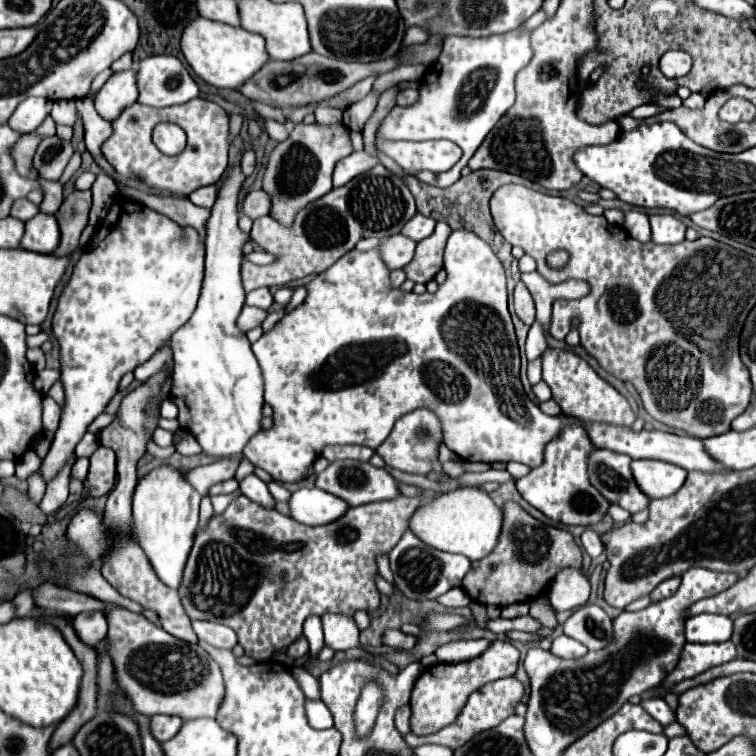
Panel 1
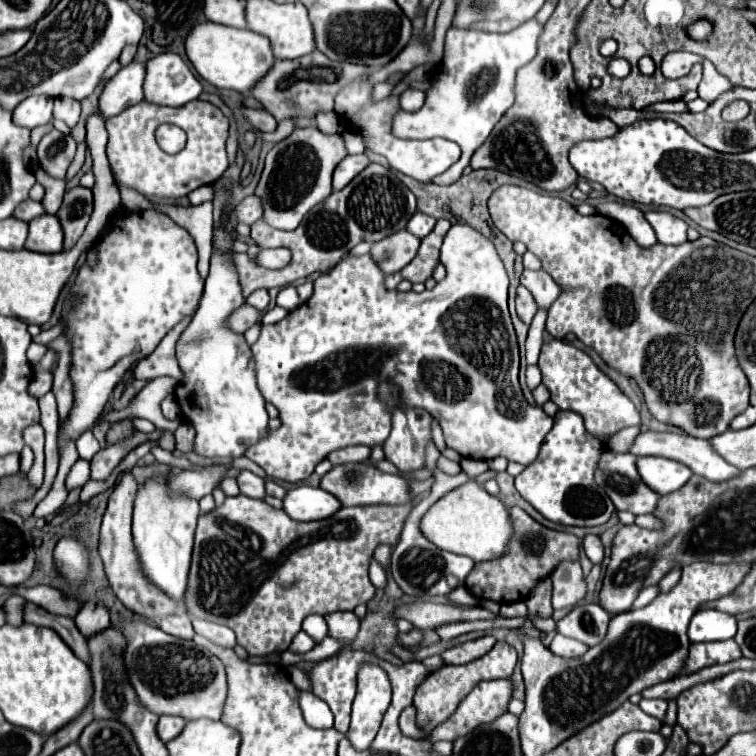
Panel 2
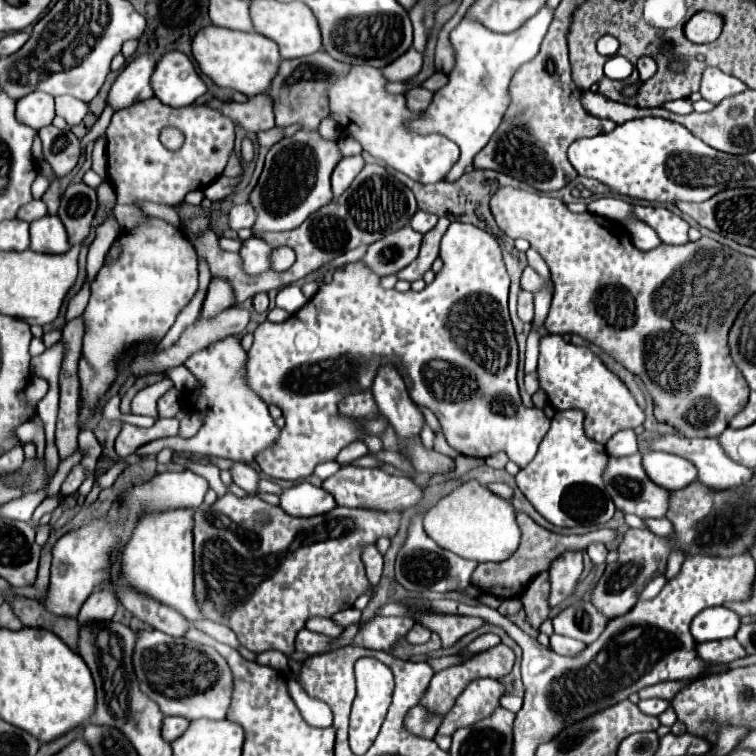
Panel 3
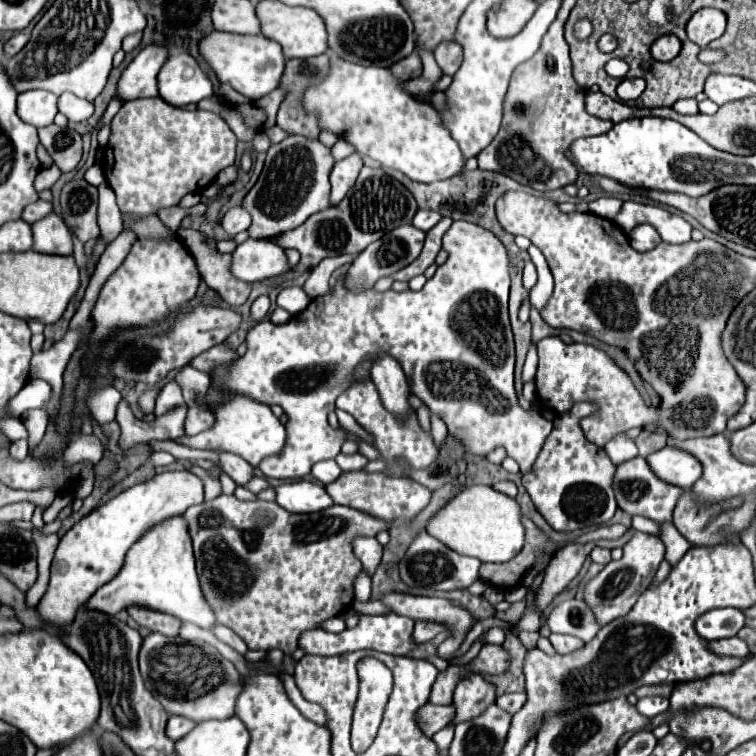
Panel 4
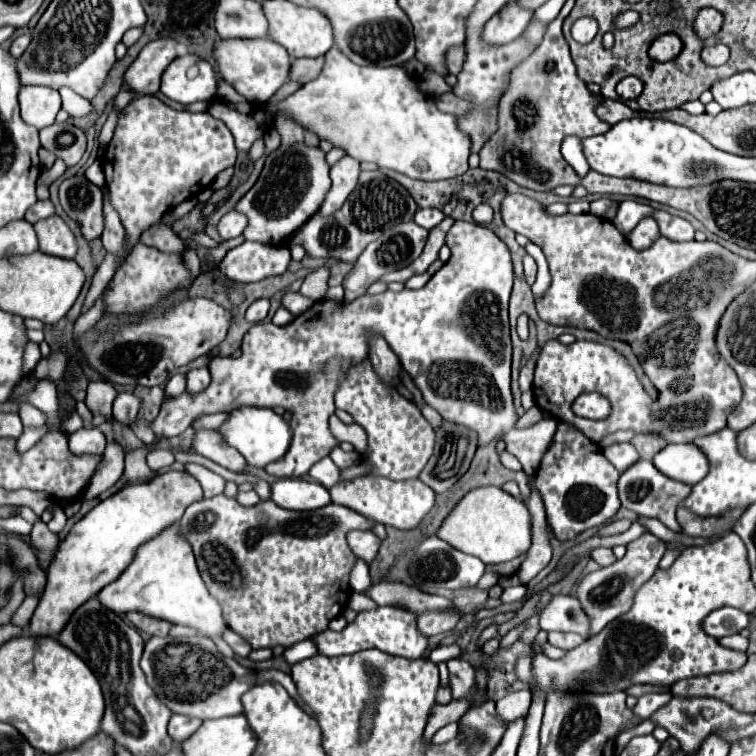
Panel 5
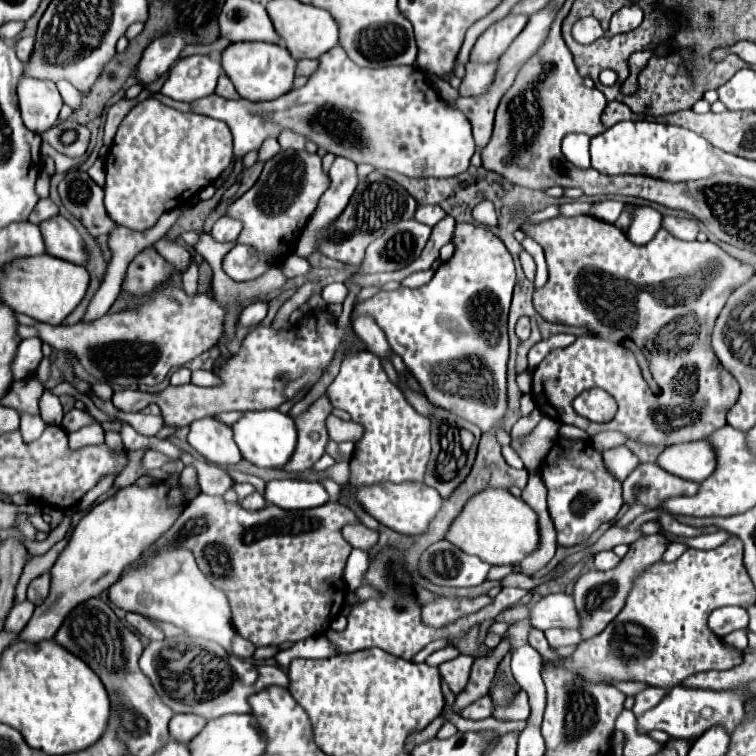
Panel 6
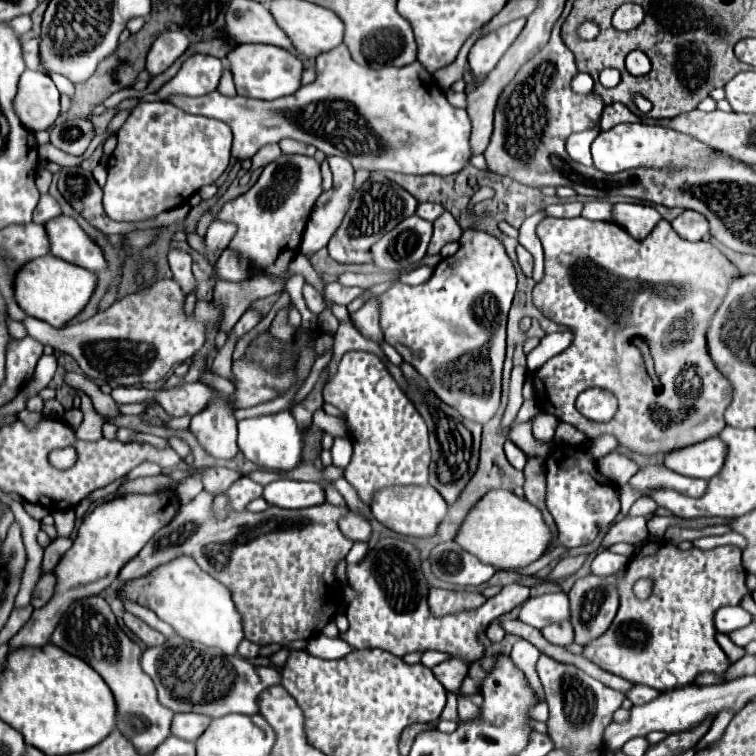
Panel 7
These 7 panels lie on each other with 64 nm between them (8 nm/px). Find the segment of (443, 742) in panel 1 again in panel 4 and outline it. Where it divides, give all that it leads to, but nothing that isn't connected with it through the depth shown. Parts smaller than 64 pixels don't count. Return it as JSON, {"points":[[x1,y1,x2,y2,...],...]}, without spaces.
{"points":[[470,674,456,686,454,692,454,708,456,714,452,718,452,726,460,724,462,720,474,720,488,708,488,704,496,702,496,686,486,682,480,674]]}

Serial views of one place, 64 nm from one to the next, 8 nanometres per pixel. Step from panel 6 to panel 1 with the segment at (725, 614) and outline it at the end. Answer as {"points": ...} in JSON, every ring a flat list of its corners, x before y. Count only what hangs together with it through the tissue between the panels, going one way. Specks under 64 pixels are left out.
{"points":[[698,614,686,620,684,636,688,642,726,642,732,636,732,620,722,614]]}

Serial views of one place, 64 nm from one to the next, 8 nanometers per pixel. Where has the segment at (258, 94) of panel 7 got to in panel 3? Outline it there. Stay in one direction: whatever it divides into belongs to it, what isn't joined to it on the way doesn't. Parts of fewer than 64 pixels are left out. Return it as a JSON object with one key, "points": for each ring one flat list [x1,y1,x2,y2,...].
{"points":[[206,26,202,28,202,32,196,32,196,36,192,38,192,56,198,62,198,68,216,86,238,90,248,98,266,92,282,60,278,46,270,38,256,32,236,32,216,26]]}

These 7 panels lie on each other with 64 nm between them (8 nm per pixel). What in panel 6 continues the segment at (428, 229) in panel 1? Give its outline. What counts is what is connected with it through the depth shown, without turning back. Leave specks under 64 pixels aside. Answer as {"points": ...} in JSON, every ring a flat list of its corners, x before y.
{"points":[[418,206,416,210,416,220,428,226,434,226,436,222,440,222,446,216,446,212,440,206]]}

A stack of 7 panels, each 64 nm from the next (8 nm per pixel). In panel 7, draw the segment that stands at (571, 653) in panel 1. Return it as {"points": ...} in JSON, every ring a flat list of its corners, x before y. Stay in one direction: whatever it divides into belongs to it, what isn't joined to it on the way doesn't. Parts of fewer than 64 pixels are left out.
{"points":[[562,622,562,624,552,624,546,626,542,630,544,638,556,646,568,646,574,642,574,632,572,632,572,624,570,622]]}

